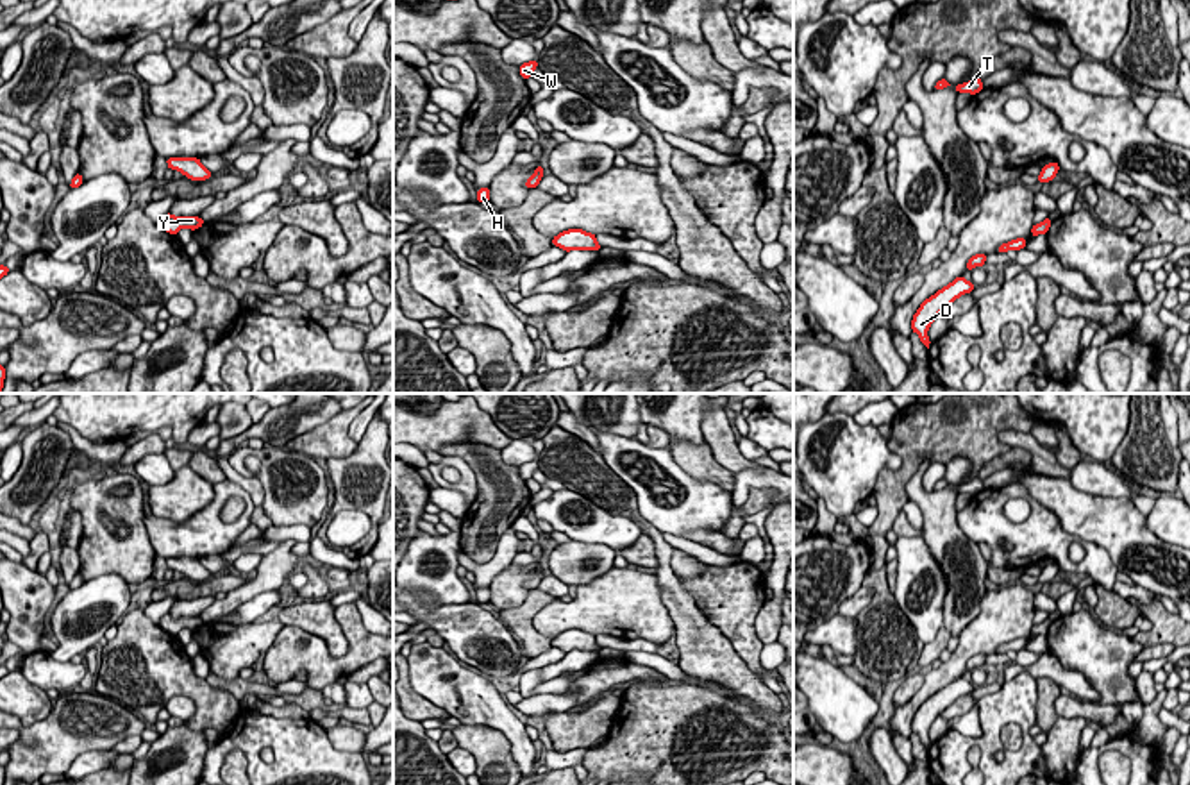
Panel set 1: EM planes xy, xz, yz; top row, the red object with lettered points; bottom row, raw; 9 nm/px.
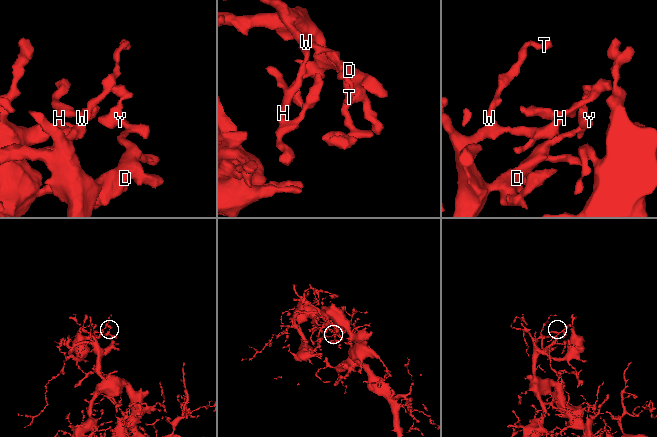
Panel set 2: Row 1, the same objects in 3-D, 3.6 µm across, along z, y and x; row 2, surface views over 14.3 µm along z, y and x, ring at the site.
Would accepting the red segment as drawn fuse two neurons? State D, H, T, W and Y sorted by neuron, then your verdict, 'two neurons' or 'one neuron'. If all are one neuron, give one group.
D H T W Y | one neuron

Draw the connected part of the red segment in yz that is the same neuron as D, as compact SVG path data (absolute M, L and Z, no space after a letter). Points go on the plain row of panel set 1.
M963 676L956 678L952 683L938 690L934 696L926 699L911 721L911 731L918 735L920 742L929 749L931 740L927 731L934 719L949 708L956 699L974 690L974 683L967 681Z

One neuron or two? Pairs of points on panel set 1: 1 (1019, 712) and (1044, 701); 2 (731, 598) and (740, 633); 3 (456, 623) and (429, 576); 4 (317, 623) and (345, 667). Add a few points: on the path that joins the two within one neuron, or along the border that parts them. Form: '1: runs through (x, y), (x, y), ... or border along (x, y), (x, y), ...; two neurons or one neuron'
1: border along (1035, 680), (1037, 723); two neurons
2: runs through (733, 607), (738, 624); one neuron
3: border along (411, 589), (422, 589), (438, 603), (470, 601); two neurons
4: border along (304, 632), (318, 635), (335, 657), (349, 651); two neurons

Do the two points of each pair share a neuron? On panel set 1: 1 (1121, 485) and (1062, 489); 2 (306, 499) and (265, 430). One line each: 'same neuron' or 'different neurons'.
1: different neurons
2: different neurons

